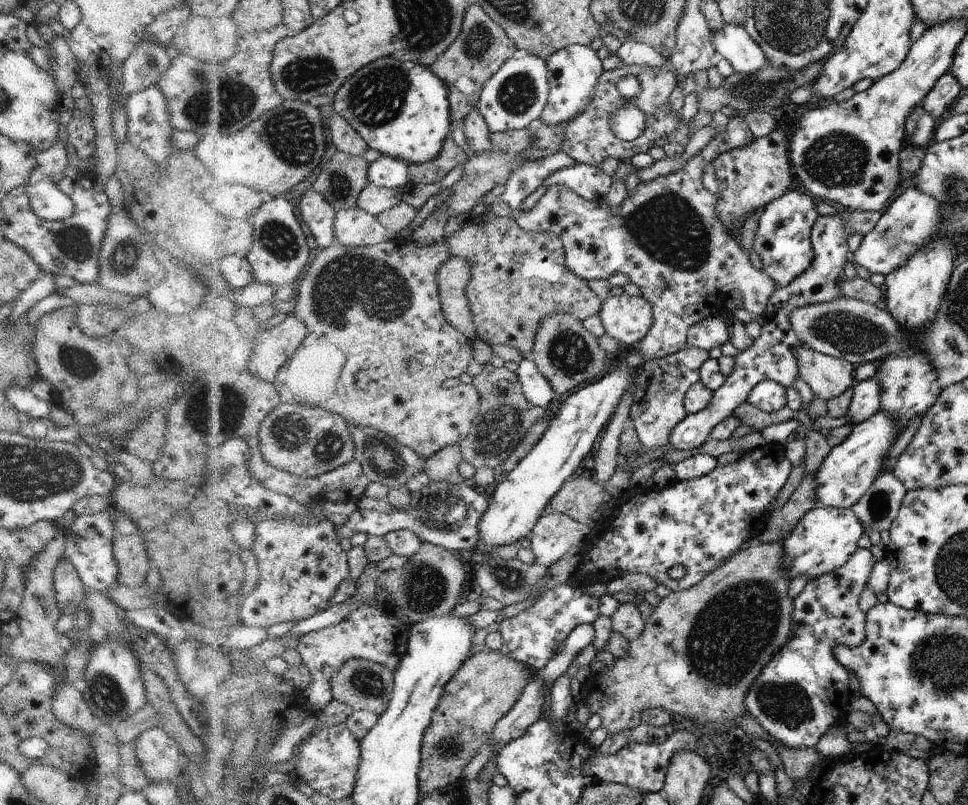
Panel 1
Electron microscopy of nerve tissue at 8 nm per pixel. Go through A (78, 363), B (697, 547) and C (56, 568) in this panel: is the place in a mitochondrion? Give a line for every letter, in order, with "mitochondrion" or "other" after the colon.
A: mitochondrion
B: other
C: other

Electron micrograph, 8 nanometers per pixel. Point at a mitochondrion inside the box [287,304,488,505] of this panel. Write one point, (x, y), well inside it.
(386, 461)

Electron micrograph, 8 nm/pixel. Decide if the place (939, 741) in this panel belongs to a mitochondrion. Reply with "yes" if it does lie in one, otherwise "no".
no

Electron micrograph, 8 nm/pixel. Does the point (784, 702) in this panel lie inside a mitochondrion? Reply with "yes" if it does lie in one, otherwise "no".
yes

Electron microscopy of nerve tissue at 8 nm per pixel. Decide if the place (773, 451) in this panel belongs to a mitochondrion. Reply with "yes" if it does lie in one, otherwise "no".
no

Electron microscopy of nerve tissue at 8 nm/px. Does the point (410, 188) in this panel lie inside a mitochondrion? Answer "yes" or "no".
no

